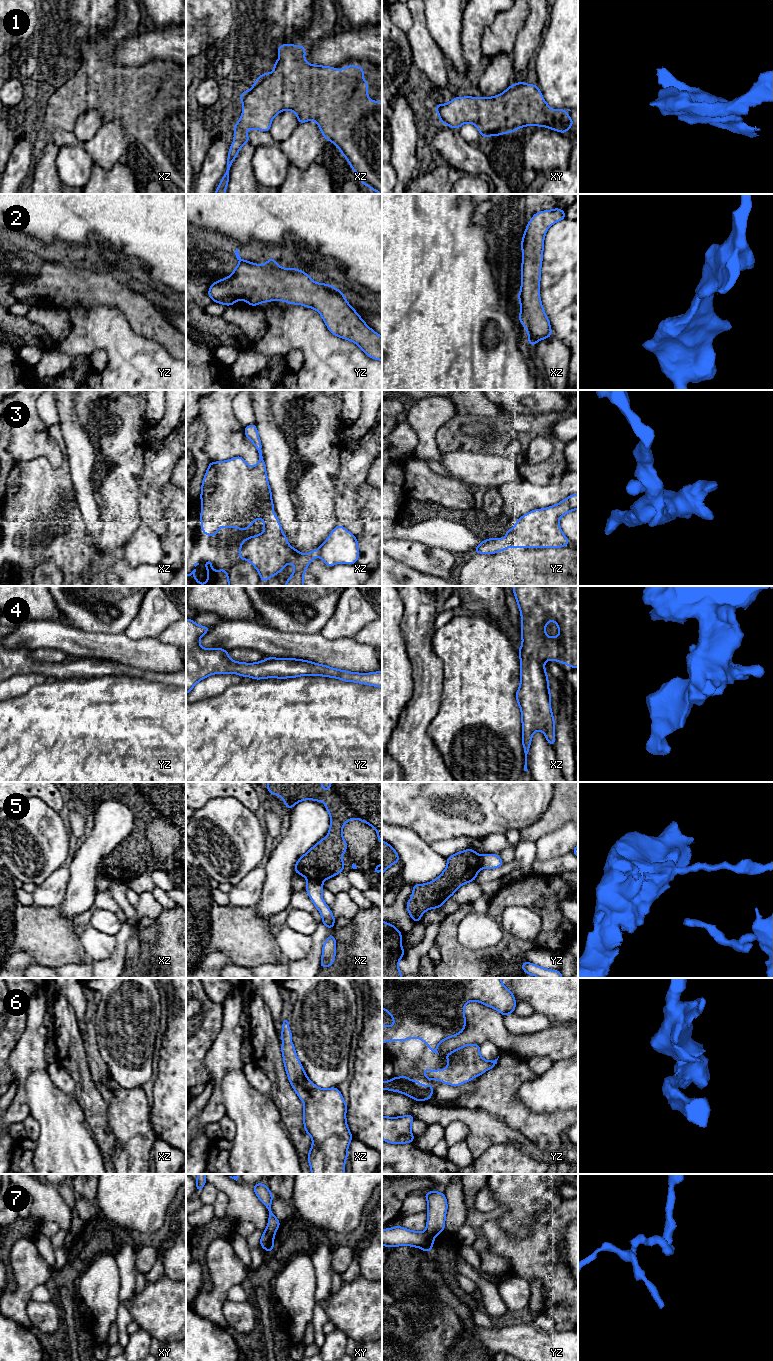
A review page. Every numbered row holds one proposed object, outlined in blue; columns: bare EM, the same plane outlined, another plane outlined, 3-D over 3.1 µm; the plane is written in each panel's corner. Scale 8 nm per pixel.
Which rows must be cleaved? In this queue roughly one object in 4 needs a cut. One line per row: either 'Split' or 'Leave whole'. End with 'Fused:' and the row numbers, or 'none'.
1: Leave whole
2: Leave whole
3: Leave whole
4: Leave whole
5: Split
6: Leave whole
7: Split
Fused: 5, 7

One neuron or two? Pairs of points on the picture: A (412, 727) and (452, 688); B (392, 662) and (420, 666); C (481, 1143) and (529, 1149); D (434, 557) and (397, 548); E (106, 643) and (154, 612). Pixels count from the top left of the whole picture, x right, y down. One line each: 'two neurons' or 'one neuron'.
A: two neurons
B: two neurons
C: one neuron
D: one neuron
E: two neurons

